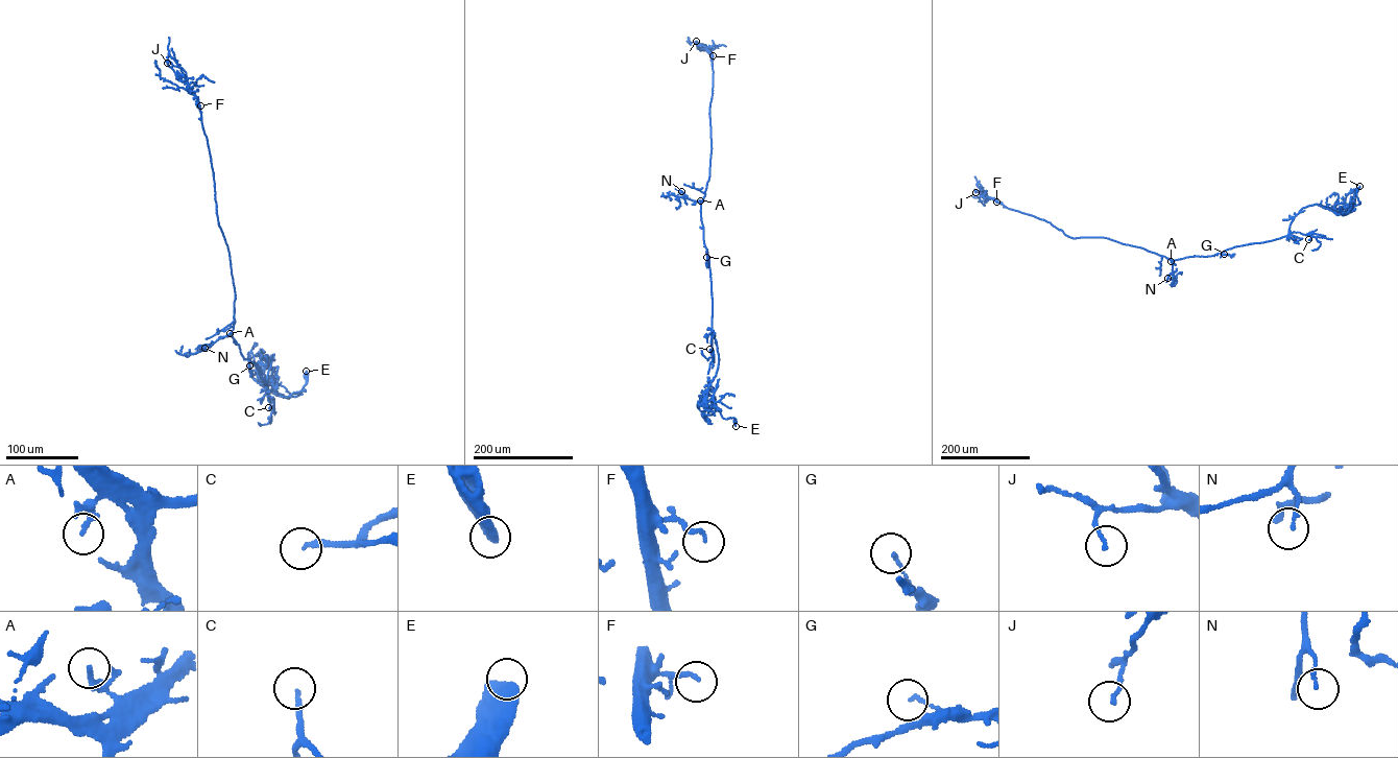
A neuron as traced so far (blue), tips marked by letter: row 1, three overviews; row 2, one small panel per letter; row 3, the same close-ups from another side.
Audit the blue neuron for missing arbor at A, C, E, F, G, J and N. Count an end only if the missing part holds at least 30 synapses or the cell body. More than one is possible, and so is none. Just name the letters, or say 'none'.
C

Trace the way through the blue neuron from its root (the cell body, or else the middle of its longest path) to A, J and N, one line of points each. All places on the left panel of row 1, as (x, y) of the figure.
A: (305, 375), (299, 394), (275, 382), (263, 384), (264, 370), (273, 354), (266, 384), (230, 333)
J: (305, 375), (299, 394), (263, 384), (273, 354), (266, 384), (232, 335), (207, 138), (186, 72), (167, 63)
N: (305, 375), (299, 394), (275, 382), (263, 384), (264, 370), (273, 354), (266, 384), (231, 333), (205, 348)

